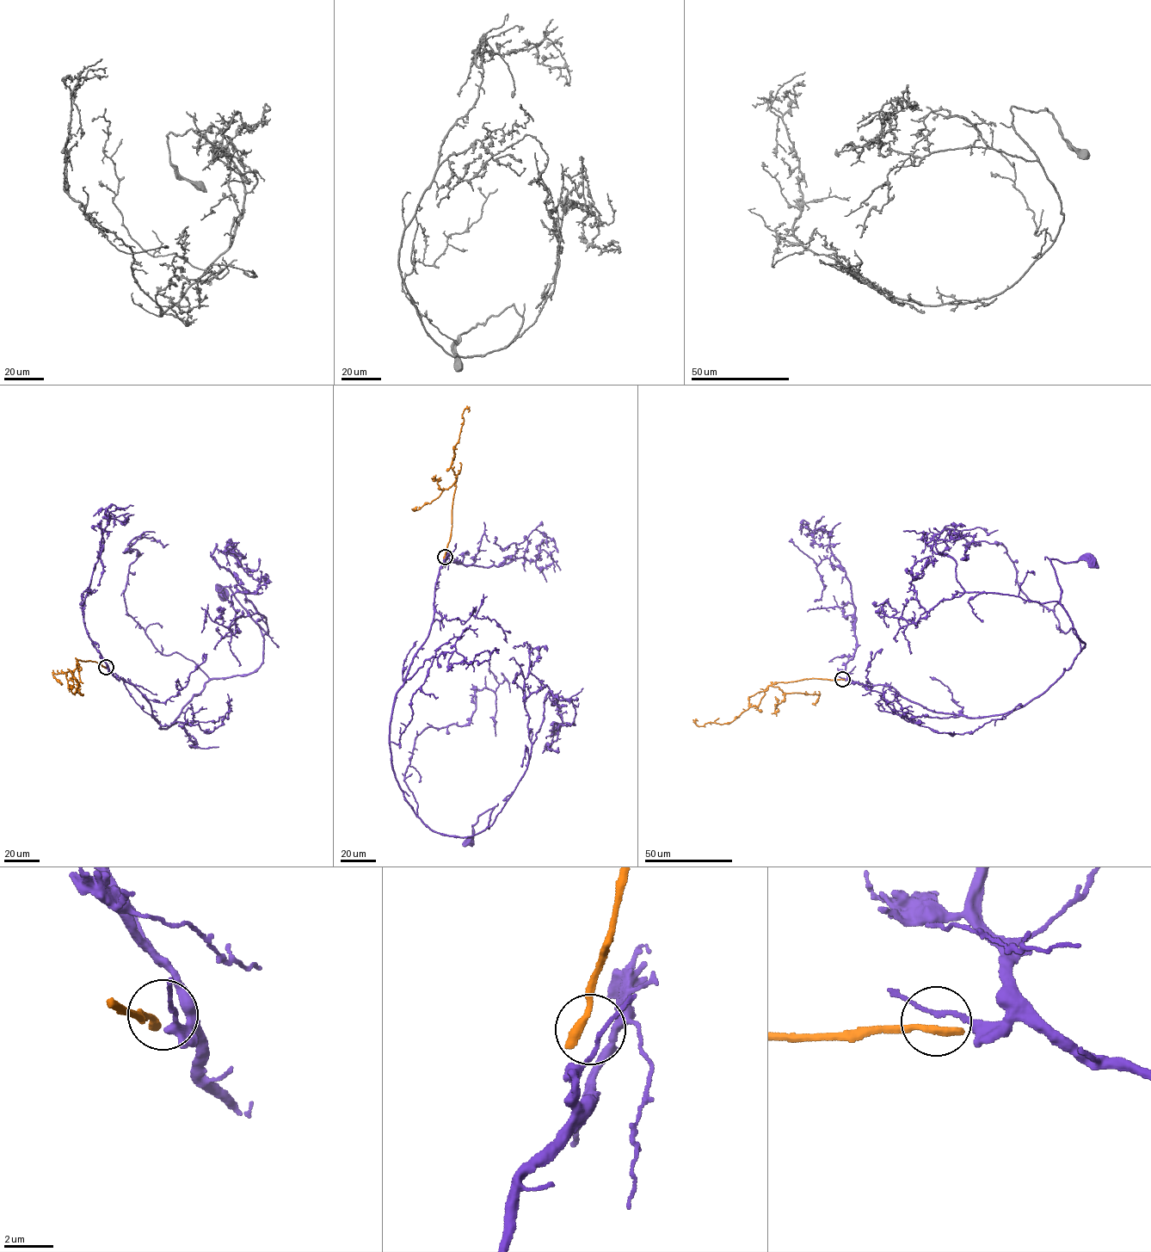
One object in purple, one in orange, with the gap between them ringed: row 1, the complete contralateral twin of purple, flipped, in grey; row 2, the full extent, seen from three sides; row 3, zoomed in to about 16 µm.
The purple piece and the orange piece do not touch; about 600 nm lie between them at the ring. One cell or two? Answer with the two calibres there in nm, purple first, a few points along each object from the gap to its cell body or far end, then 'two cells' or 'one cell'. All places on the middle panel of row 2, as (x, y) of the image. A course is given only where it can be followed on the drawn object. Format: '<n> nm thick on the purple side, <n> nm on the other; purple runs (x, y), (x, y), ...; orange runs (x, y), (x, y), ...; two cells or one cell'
160 nm thick on the purple side, 440 nm on the other; purple runs (446, 557), (389, 744), (403, 798), (433, 830), (475, 835), (489, 829), (493, 808), (469, 841); orange runs (445, 557), (452, 526), (456, 478), (451, 465), (464, 422), (463, 412), (464, 409), (469, 410), (468, 412); one cell

